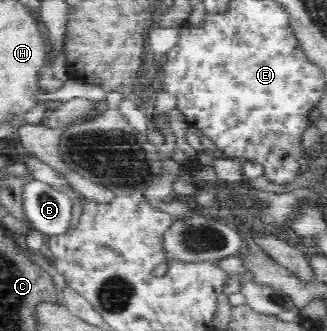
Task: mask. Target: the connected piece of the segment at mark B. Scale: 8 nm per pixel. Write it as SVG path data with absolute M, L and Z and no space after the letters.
M28 178L22 187L24 216L36 231L49 237L59 237L70 229L72 200L42 181Z

